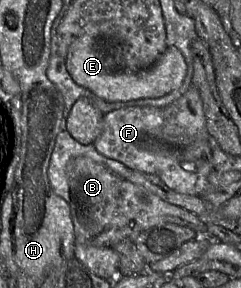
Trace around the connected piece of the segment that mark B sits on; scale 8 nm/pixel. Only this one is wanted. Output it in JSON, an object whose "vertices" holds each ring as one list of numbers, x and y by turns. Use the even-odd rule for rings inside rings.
{"vertices":[[77,156,67,166,70,188,70,210,75,244,112,248,123,240,133,240,141,232,163,224,176,224,193,229,199,237,211,237,207,224,195,213,170,204,109,170,87,156]]}

